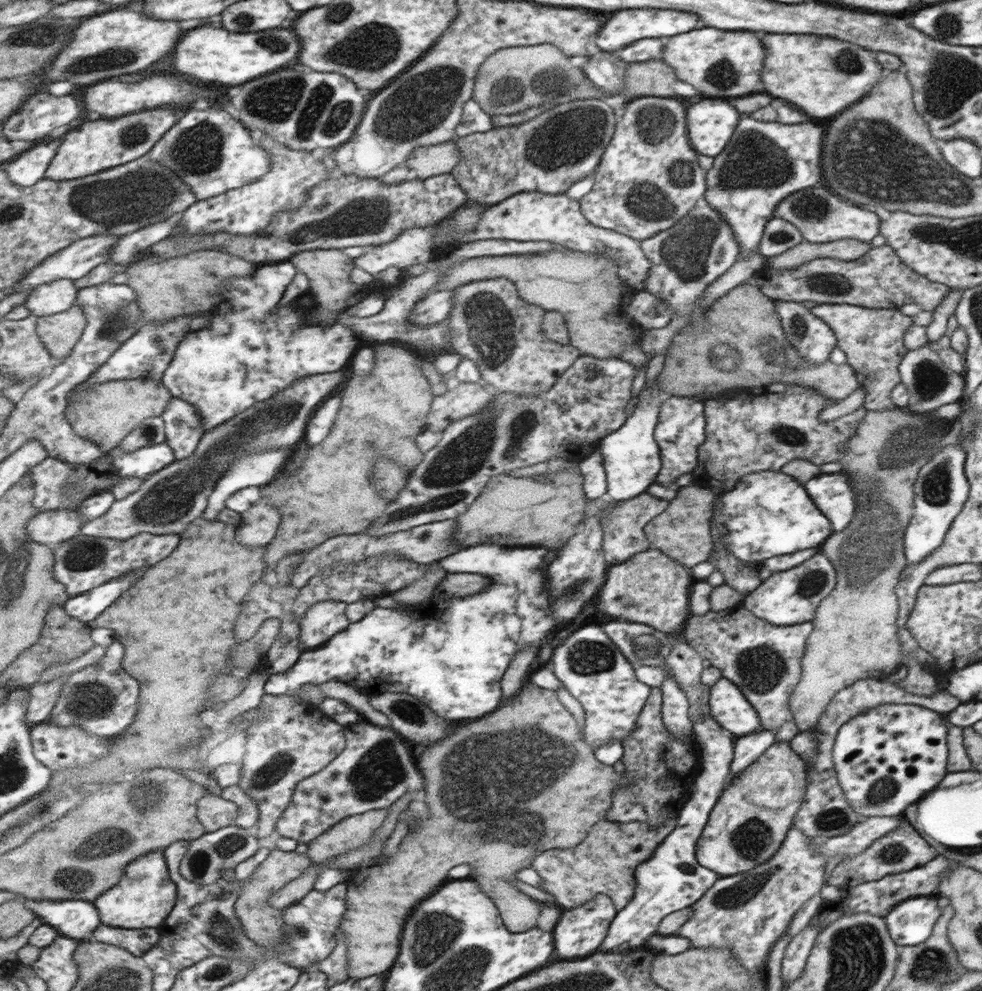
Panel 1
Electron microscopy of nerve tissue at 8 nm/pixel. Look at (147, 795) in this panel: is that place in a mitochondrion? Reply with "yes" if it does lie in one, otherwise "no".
yes

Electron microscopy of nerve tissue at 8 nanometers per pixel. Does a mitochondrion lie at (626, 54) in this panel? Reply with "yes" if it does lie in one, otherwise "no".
no

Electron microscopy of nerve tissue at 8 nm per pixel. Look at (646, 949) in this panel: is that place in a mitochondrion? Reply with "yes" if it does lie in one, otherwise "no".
no

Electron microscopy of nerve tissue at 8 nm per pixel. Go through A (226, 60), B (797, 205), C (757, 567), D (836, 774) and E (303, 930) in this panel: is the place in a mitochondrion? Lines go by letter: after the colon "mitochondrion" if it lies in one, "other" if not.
A: other
B: mitochondrion
C: other
D: other
E: mitochondrion

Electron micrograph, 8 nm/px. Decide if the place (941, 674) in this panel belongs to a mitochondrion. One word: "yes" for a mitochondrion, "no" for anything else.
no

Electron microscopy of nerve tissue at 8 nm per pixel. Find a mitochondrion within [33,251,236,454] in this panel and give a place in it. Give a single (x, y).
(119, 316)

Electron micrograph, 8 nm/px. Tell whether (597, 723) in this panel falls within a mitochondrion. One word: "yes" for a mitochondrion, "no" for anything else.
no

